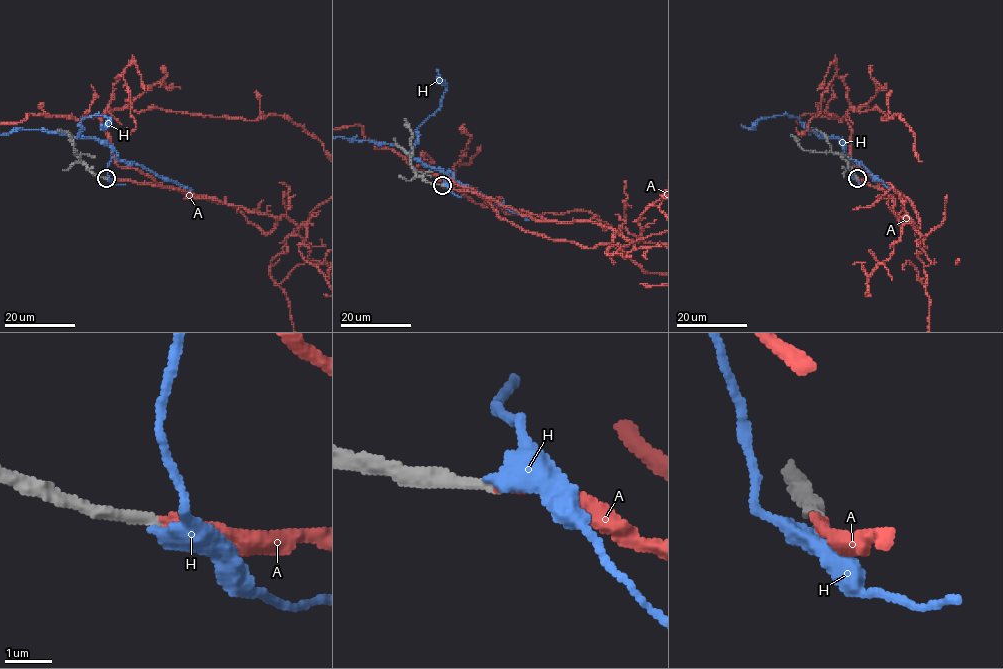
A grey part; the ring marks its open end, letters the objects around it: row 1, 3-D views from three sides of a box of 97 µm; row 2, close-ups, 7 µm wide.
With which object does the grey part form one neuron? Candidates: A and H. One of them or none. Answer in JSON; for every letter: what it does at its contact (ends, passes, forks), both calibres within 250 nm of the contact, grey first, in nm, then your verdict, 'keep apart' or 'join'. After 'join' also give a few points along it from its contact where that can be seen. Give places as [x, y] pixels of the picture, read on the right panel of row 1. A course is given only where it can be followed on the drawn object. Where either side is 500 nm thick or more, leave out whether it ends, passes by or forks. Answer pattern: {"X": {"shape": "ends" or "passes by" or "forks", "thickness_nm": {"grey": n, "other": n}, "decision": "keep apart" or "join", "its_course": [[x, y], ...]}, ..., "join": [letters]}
{"A": {"shape": "ends", "thickness_nm": {"grey": 240, "other": 240}, "decision": "join"}, "H": {"shape": "passes by", "thickness_nm": {"grey": 280, "other": 300}, "decision": "keep apart"}, "join": ["A"]}

